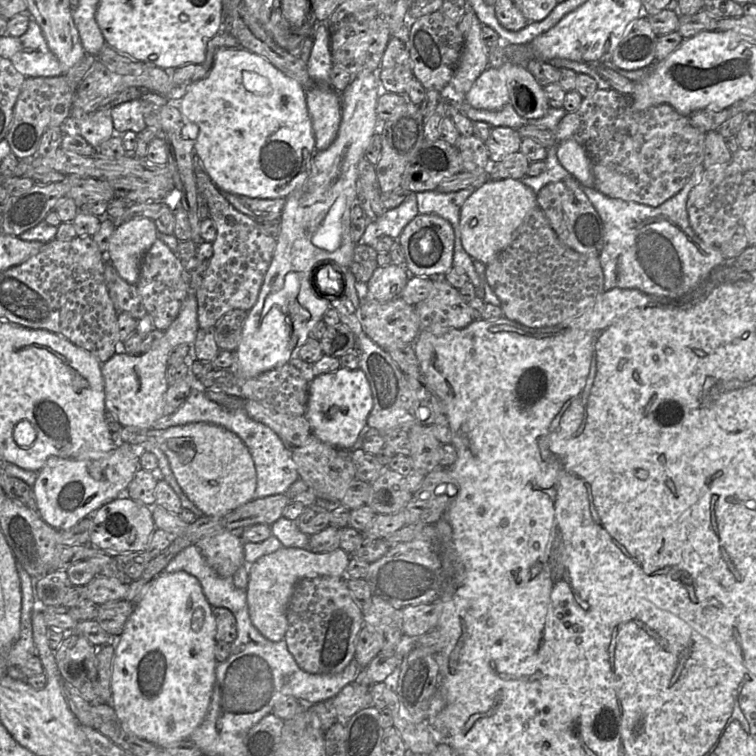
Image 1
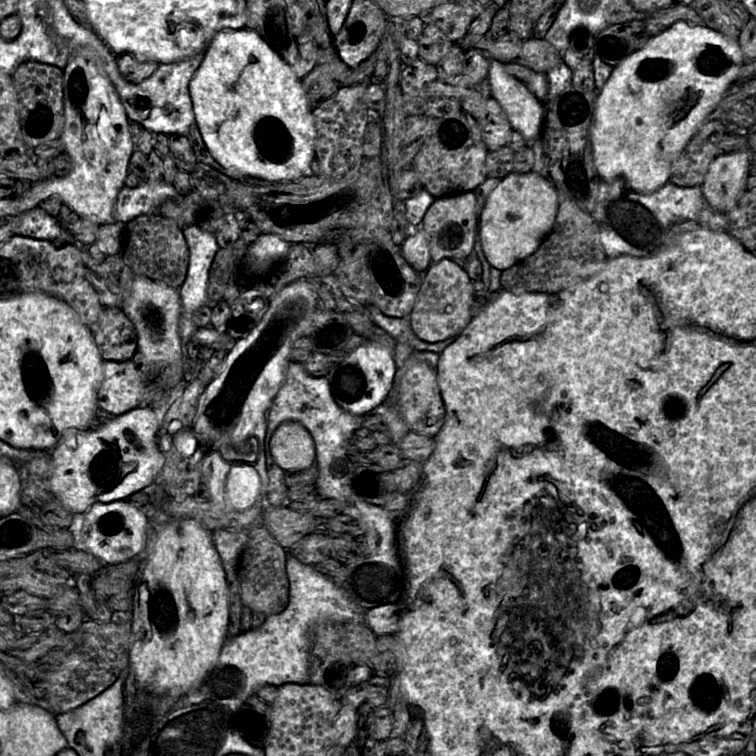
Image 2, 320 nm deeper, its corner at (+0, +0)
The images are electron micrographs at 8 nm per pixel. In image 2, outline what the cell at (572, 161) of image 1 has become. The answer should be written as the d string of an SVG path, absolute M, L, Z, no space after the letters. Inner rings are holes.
M677 21L659 35L651 37L642 49L633 52L613 68L608 81L597 94L590 137L593 147L594 164L599 177L605 181L624 179L630 189L644 194L652 193L664 186L670 179L672 163L696 134L705 118L716 109L727 90L735 82L740 68L744 63L745 57L736 40L726 37L705 25L694 25L685 21Z

